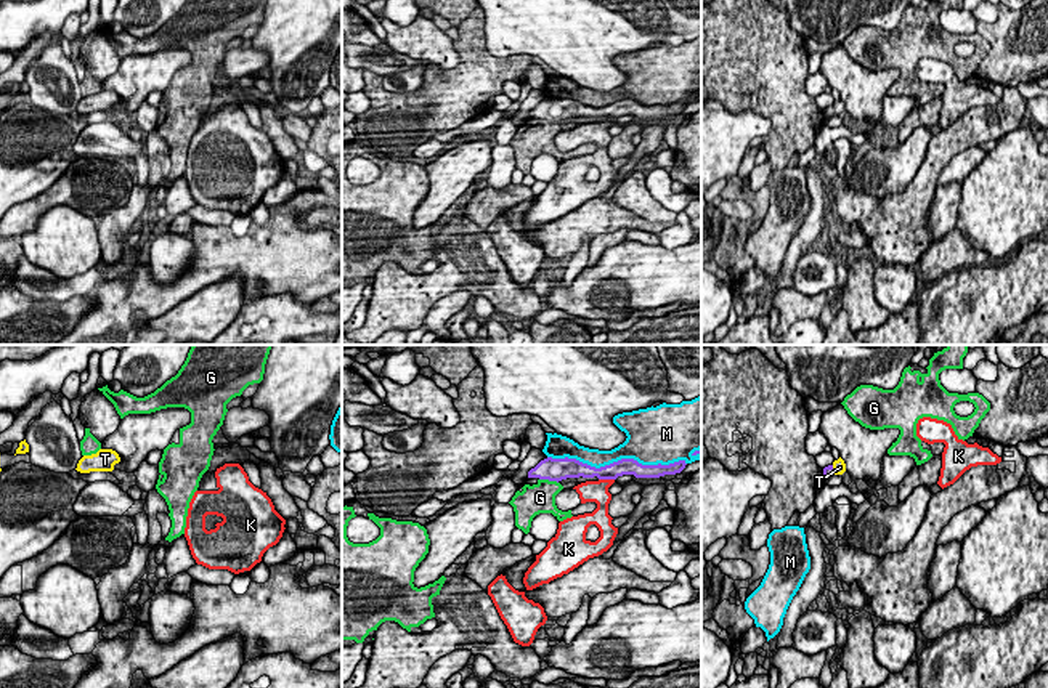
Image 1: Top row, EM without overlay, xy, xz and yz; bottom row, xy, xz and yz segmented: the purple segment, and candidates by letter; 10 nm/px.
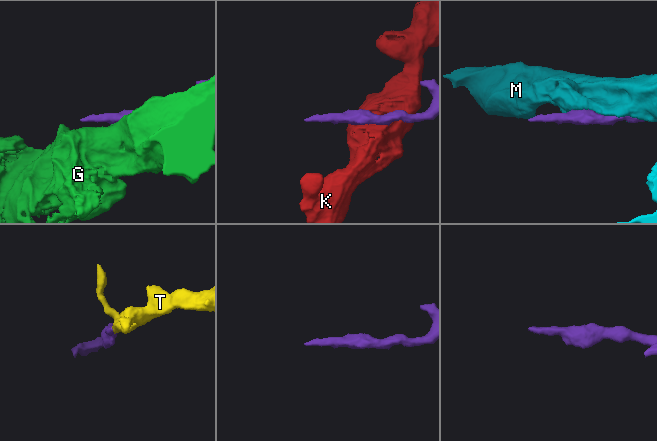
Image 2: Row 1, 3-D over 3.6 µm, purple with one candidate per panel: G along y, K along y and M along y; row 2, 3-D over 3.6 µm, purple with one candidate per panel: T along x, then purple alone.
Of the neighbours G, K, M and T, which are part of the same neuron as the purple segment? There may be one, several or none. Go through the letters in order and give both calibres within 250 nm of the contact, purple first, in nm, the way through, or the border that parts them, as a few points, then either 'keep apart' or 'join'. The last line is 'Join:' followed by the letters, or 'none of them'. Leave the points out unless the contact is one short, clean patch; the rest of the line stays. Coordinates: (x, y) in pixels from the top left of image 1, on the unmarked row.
G: 220/300 nm | along xz (540, 119), (557, 124) | keep apart
K: 160/220 nm | along xz (599, 119), (613, 121) | keep apart
M: 160/260 nm | keep apart
T: 100/130 nm | join
Join: T

